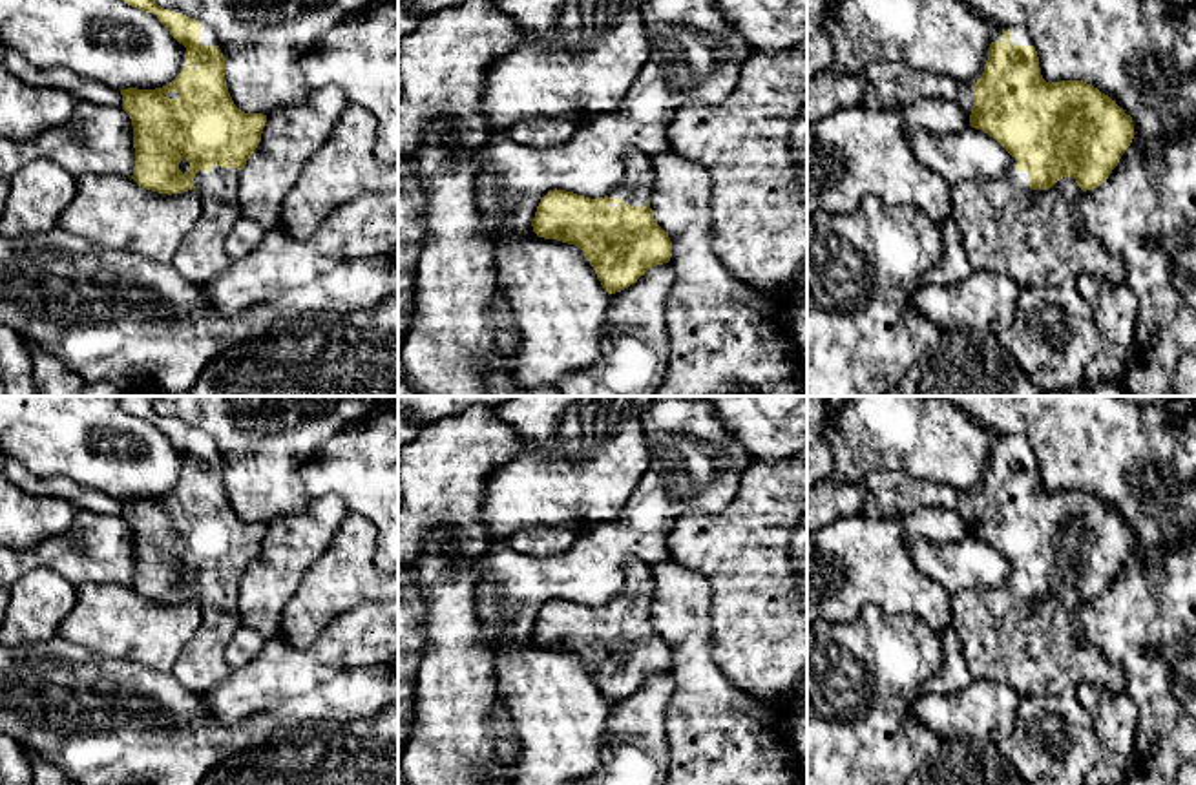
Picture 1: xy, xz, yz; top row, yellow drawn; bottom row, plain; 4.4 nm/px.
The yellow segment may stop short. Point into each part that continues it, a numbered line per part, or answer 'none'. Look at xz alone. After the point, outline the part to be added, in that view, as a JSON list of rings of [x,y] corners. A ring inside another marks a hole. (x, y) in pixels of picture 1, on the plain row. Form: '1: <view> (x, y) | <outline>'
1: xz (638, 586) | [[[628,560],[623,573],[623,590],[608,602],[630,615],[646,615],[654,599],[652,568],[643,560]]]

